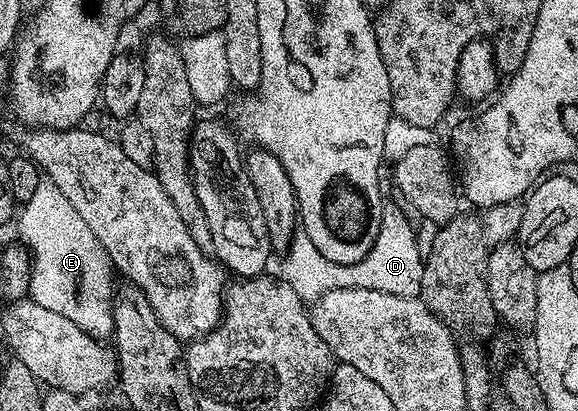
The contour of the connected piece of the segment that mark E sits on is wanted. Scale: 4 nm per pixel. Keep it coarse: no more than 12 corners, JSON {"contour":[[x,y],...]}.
{"contour":[[41,182],[18,209],[30,299],[114,333],[113,265]]}

